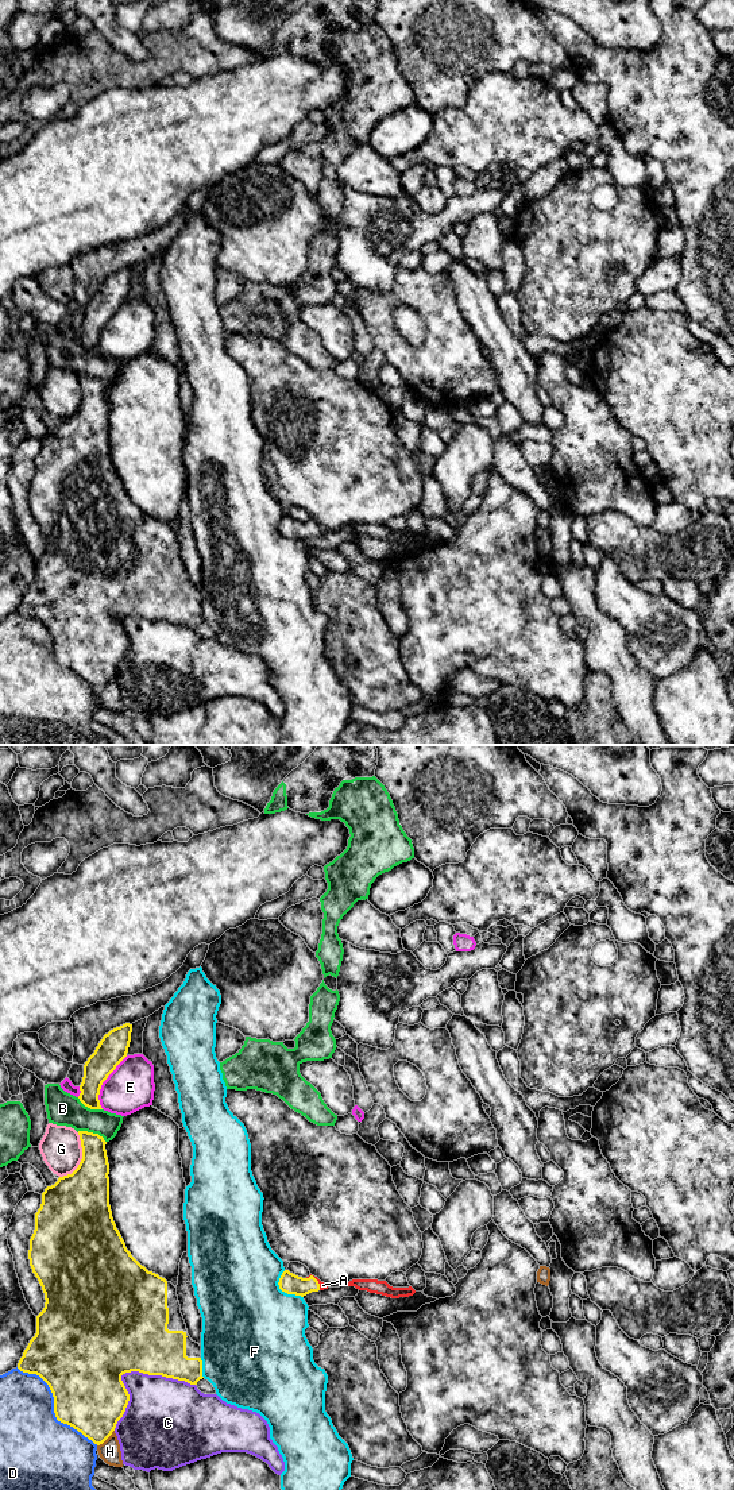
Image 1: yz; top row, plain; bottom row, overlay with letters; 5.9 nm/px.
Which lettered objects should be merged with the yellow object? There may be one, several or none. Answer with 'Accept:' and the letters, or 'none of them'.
Accept: A

